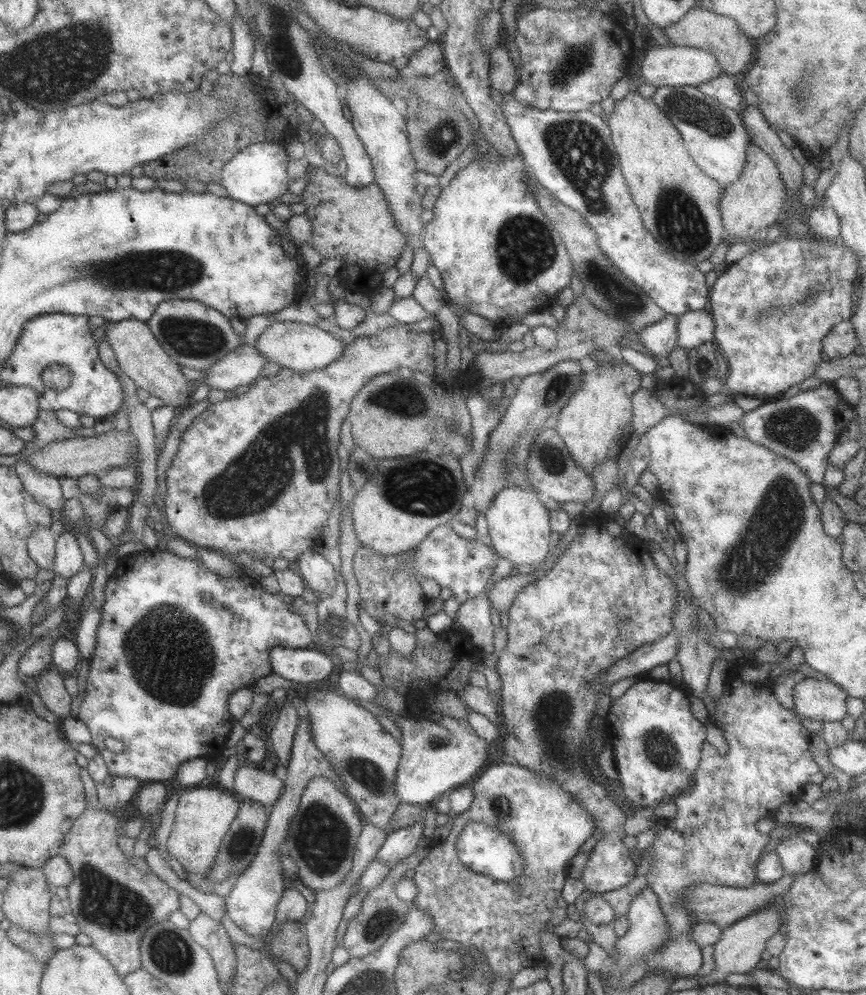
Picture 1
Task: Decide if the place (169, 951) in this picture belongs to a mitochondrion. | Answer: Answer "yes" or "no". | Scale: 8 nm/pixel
yes

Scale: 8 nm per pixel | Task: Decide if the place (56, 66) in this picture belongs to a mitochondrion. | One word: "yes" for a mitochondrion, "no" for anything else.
yes

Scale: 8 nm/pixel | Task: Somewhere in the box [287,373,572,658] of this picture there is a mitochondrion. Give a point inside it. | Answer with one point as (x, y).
(426, 488)

